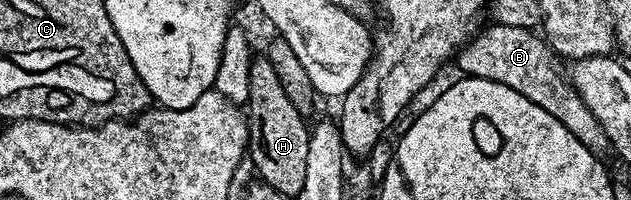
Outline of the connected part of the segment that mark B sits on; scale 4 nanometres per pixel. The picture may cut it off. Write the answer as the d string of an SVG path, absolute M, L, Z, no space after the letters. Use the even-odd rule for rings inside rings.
M488 23L459 49L458 60L464 77L476 76L501 82L509 86L509 90L525 94L529 102L537 102L541 110L549 110L549 114L553 114L553 118L557 118L557 122L561 122L565 130L569 130L569 134L573 134L573 138L581 141L589 151L596 154L608 151L607 135L601 130L601 122L593 110L581 102L581 94L577 94L564 69L563 72L559 69L560 61L538 31Z

